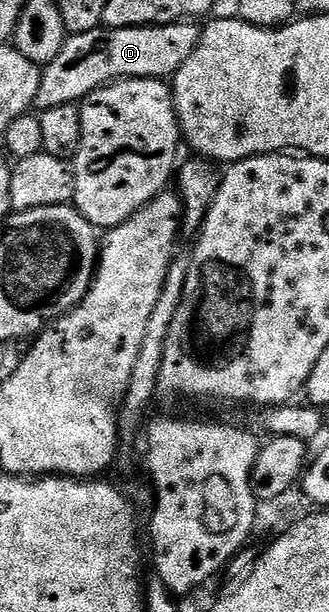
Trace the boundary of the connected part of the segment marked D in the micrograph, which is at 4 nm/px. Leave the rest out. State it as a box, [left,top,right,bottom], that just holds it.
[35,20,200,111]

